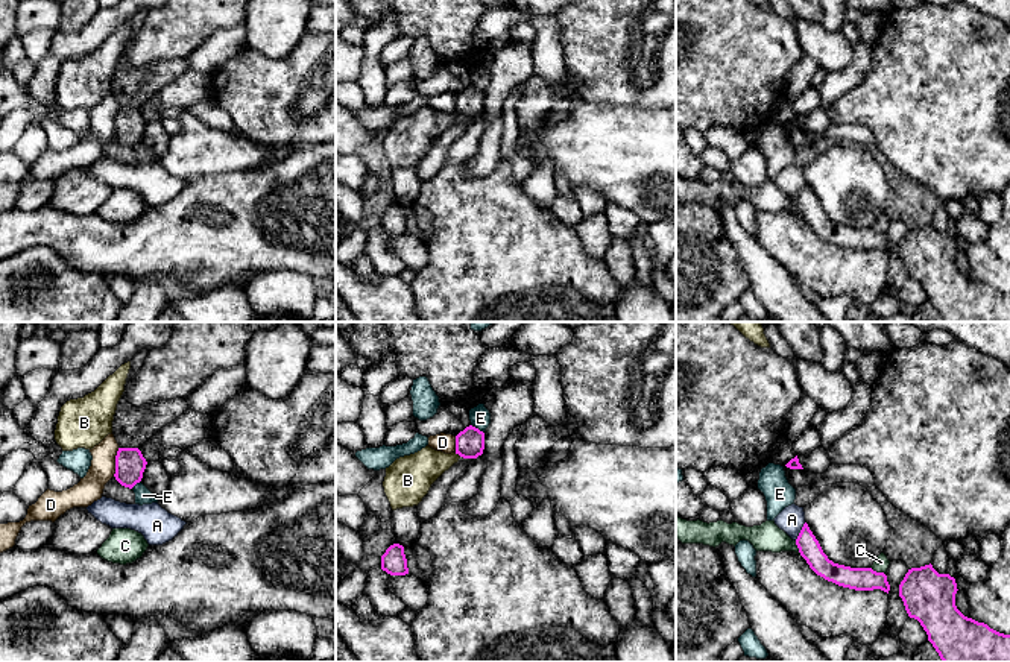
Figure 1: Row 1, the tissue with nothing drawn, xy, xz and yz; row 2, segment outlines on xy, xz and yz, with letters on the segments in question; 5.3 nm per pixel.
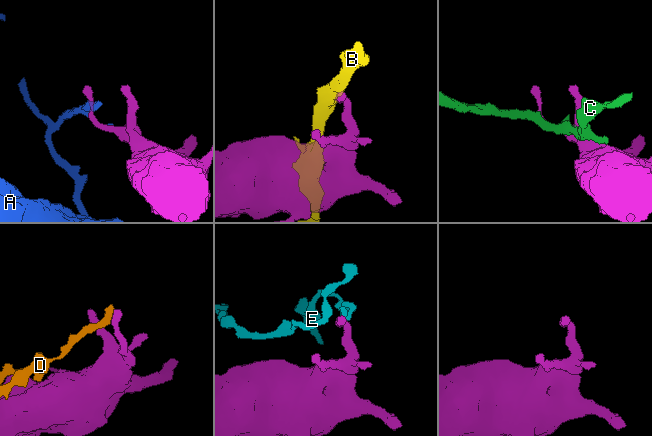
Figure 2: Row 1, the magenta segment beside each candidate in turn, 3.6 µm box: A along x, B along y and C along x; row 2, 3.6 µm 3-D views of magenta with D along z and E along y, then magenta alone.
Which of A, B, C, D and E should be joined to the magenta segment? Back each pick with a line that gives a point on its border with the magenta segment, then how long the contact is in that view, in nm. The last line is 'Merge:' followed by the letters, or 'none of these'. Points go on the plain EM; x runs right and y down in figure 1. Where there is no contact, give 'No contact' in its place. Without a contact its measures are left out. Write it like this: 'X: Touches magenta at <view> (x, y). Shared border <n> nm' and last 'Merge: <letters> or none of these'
Merge: none of these

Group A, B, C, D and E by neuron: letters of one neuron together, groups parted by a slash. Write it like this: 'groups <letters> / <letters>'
groups A / B / C / D / E

